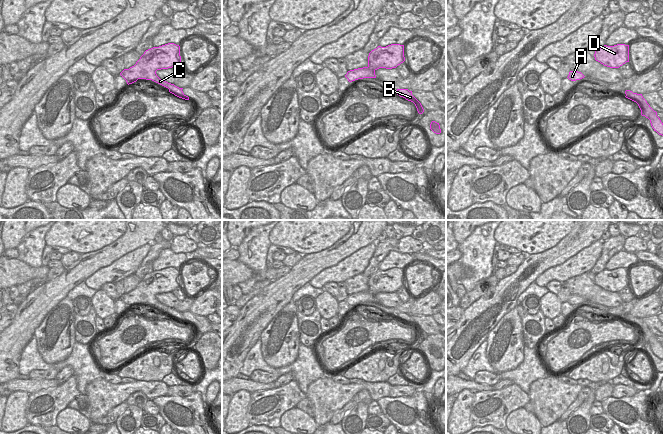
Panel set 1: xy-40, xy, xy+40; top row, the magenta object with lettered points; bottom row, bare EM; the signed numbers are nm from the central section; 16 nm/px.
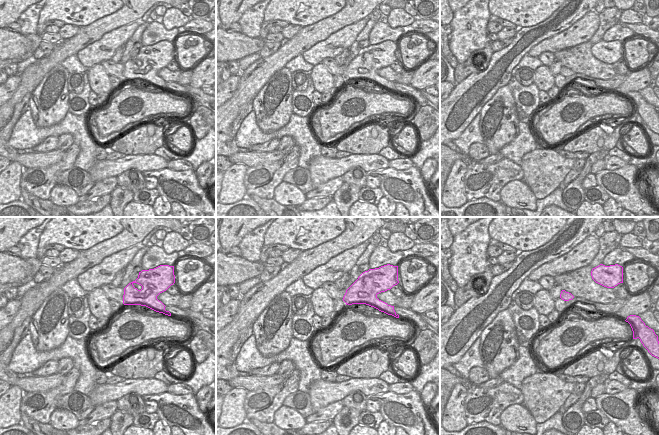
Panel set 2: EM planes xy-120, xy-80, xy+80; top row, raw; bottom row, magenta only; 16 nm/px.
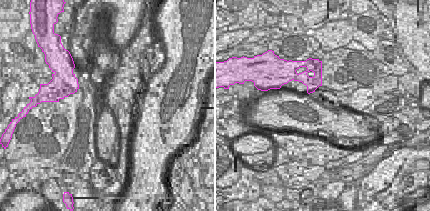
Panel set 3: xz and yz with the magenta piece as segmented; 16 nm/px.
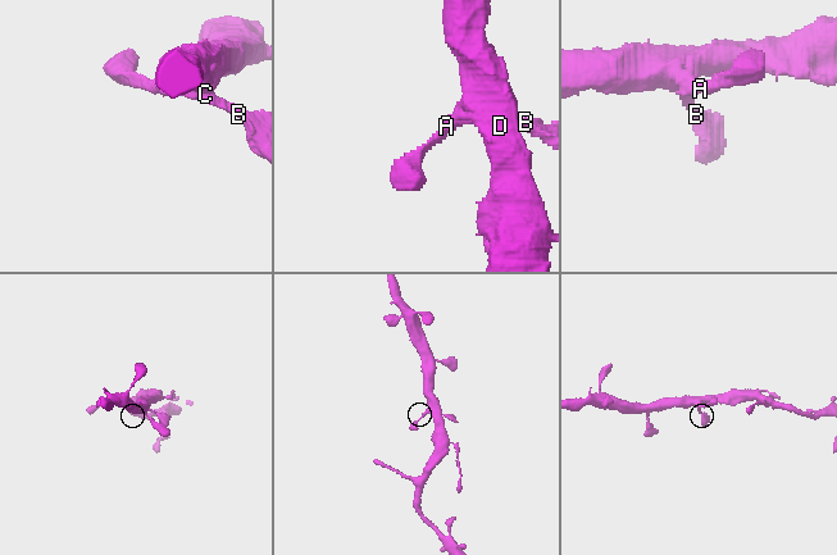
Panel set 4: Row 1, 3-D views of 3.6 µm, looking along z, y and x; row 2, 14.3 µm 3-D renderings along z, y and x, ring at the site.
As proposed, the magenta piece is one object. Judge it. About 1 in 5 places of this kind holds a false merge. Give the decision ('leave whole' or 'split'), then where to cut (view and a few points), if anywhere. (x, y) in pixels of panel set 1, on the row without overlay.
leave whole; cut none

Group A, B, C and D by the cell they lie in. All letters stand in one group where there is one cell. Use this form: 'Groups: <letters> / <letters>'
Groups: A B C D.

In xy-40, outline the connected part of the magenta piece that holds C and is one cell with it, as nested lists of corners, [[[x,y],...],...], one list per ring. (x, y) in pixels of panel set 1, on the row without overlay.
[[[168,267],[146,274],[134,290],[124,293],[120,299],[126,304],[128,309],[138,303],[152,304],[168,312],[169,316],[175,320],[189,324],[189,321],[183,317],[183,312],[160,303],[156,298],[157,294],[172,292],[180,286],[180,270]]]

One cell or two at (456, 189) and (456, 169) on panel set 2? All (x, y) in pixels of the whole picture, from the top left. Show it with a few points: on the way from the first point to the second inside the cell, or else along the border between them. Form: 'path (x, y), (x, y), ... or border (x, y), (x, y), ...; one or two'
path (456, 184), (456, 174); one

